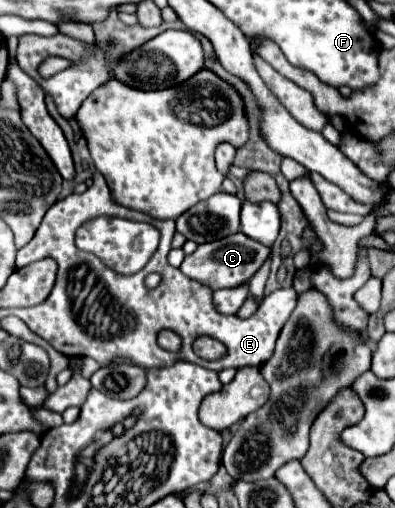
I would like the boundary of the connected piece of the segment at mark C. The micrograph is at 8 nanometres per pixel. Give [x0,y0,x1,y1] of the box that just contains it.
[181,232,271,290]

